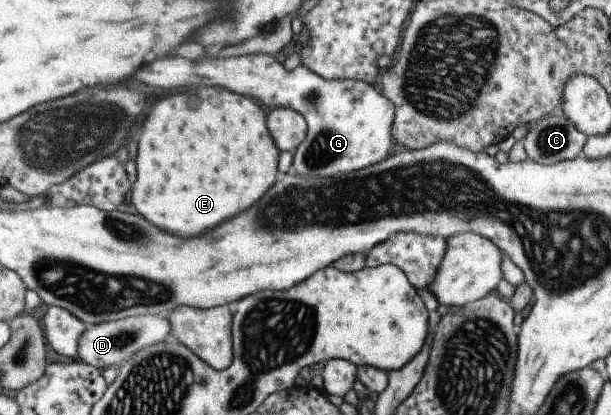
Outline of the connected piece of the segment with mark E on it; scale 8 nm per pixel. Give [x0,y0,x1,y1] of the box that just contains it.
[126,87,280,239]

